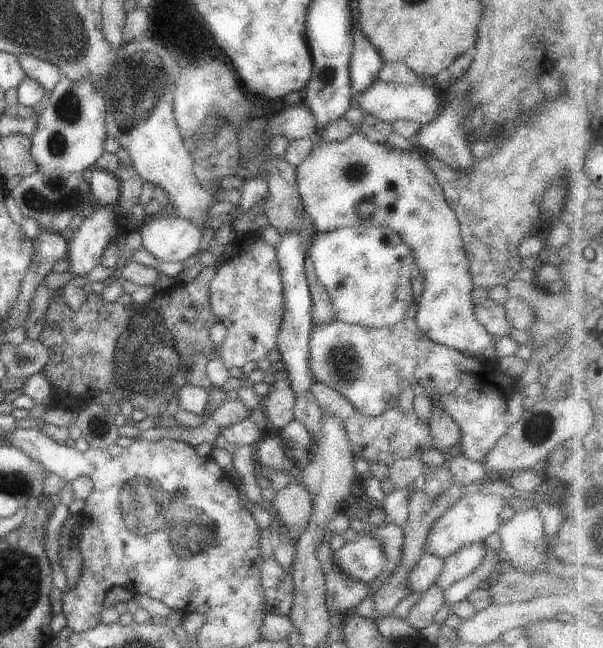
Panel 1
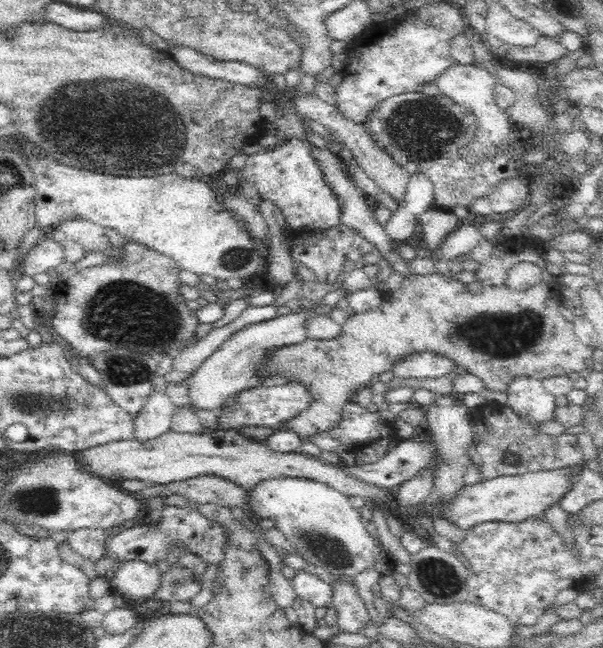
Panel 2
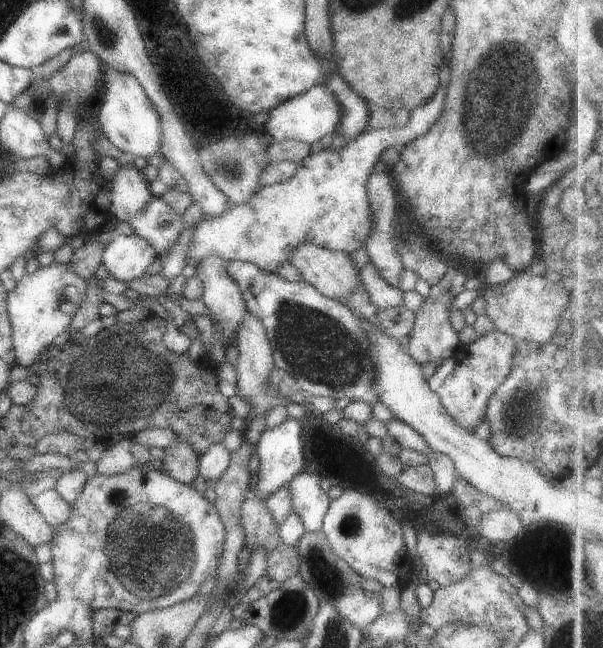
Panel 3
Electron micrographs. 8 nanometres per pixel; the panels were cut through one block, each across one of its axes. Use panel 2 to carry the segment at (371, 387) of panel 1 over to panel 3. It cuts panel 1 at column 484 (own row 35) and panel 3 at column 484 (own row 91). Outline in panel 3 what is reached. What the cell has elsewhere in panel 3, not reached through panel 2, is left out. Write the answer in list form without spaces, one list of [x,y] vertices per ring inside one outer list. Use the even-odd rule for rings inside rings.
[[[492,331],[474,343],[461,348],[453,357],[443,361],[432,374],[429,385],[440,398],[448,416],[466,430],[472,432],[486,417],[490,396],[510,376],[512,352],[517,341],[502,332]]]

